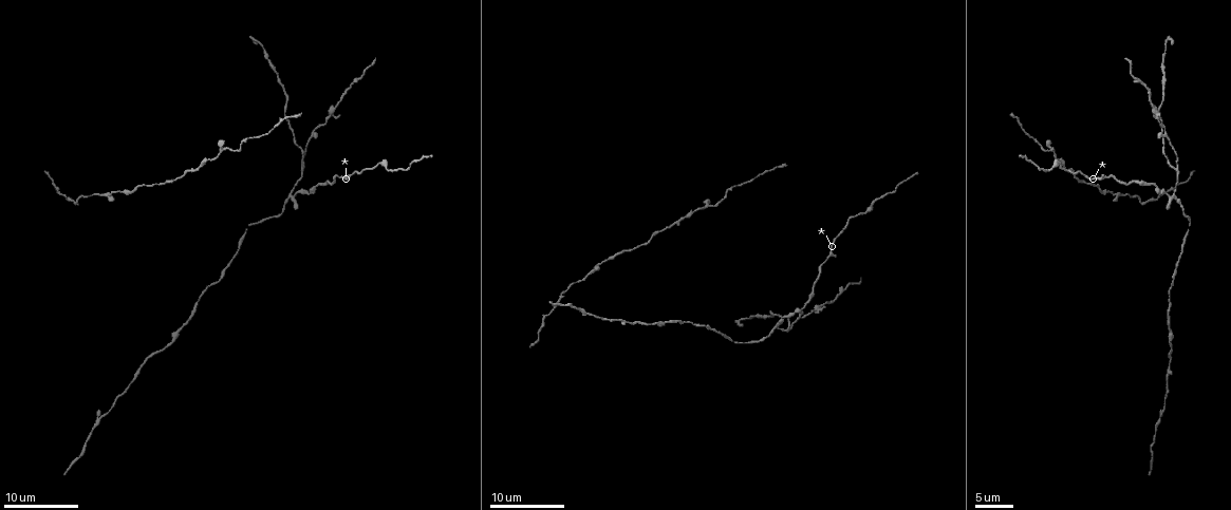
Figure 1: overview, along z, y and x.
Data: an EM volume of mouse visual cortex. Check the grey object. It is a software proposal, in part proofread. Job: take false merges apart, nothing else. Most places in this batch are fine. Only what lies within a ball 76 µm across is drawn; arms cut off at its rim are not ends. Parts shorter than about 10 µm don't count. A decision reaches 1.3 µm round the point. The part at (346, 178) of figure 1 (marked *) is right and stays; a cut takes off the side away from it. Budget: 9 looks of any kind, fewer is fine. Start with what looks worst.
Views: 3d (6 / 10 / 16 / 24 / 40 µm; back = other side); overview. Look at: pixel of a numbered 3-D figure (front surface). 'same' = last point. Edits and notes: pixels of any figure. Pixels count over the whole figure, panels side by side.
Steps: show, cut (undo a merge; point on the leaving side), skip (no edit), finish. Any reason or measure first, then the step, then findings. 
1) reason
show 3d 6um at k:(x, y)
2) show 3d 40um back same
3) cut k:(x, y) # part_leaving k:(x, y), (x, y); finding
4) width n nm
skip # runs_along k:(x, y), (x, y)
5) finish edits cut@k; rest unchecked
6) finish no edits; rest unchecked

four-way junction
show 3d 10um at 1:(288, 194)

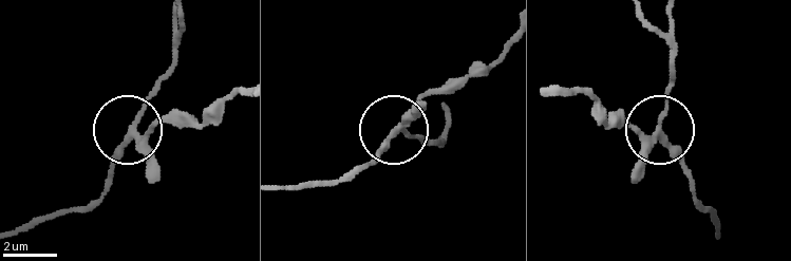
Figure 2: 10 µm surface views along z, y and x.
side_arm 27 um
skip # runs_along 2:(240, 89), (199, 118), (137, 132), (133, 120), (169, 75); one neuron here

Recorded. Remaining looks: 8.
three-way junction
show 3d 10um at 1:(105, 414)

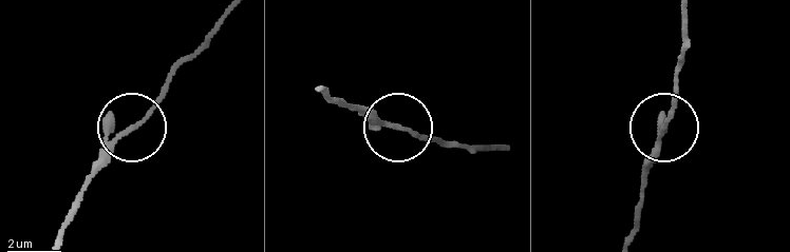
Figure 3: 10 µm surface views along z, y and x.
arms 3
skip # one neuron here

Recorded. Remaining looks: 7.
sudden change in width
show 3d 16um at 1:(168, 344)

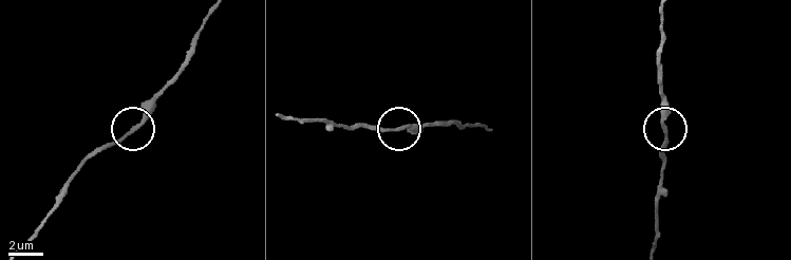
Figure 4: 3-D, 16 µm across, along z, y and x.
width 260 nm
skip # runs_along 4:(209, 16), (188, 62), (157, 101), (123, 135), (86, 160); continuous, no second neuron

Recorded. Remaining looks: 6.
show 3d 16um at 1:(374, 166)

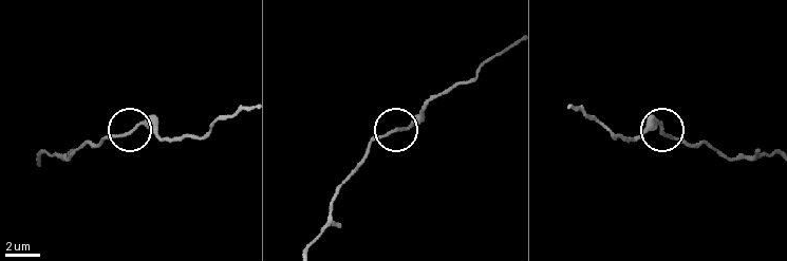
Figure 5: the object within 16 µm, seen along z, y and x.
zoom in
show 3d 6um at 5:(130, 133)

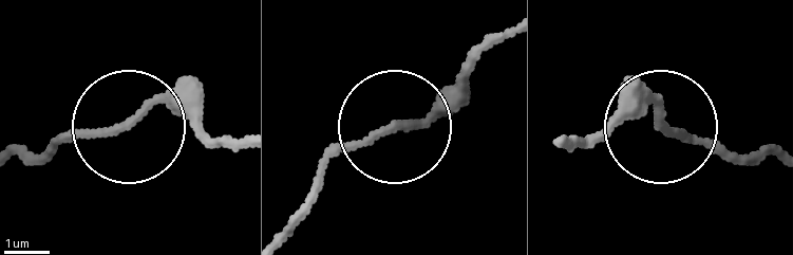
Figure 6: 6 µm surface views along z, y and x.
skip # runs_along 6:(285, 232), (323, 163), (425, 117), (501, 42); continuous, no second neuron

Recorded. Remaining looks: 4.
finish no edits; rest unchecked

